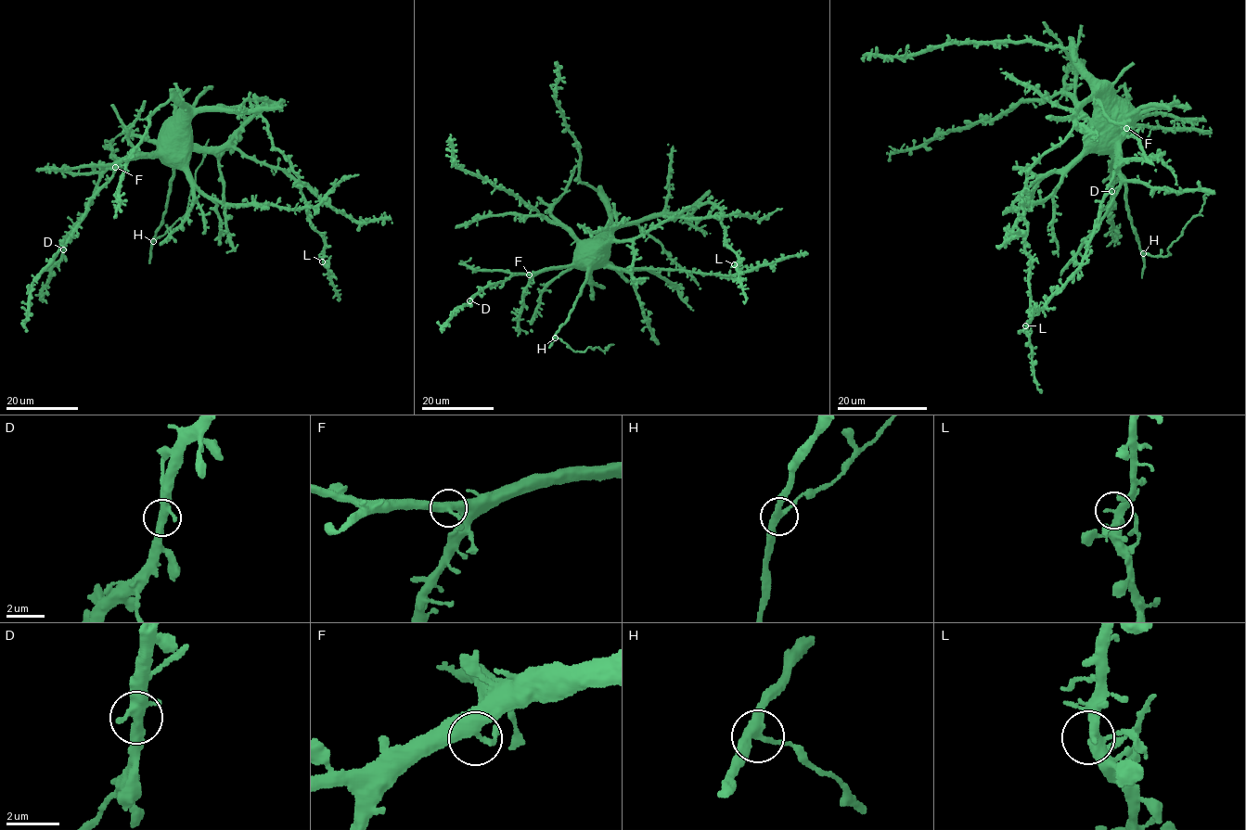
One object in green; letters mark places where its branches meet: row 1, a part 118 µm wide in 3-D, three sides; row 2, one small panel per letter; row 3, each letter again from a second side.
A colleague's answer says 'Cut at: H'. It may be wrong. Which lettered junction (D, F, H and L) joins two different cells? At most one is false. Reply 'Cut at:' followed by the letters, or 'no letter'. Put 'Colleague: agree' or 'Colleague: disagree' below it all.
Cut at: H
Colleague: agree

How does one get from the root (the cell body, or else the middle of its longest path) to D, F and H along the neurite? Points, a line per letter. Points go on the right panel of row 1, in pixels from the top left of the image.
D: (1095, 95), (1114, 127), (1128, 124), (1111, 164), (1111, 191)
F: (1095, 95), (1094, 102), (1099, 110), (1109, 114), (1110, 122), (1119, 130), (1125, 122), (1126, 128)
H: (1095, 95), (1102, 100), (1103, 112), (1109, 118), (1110, 147), (1119, 177), (1123, 181), (1128, 219), (1143, 253)

